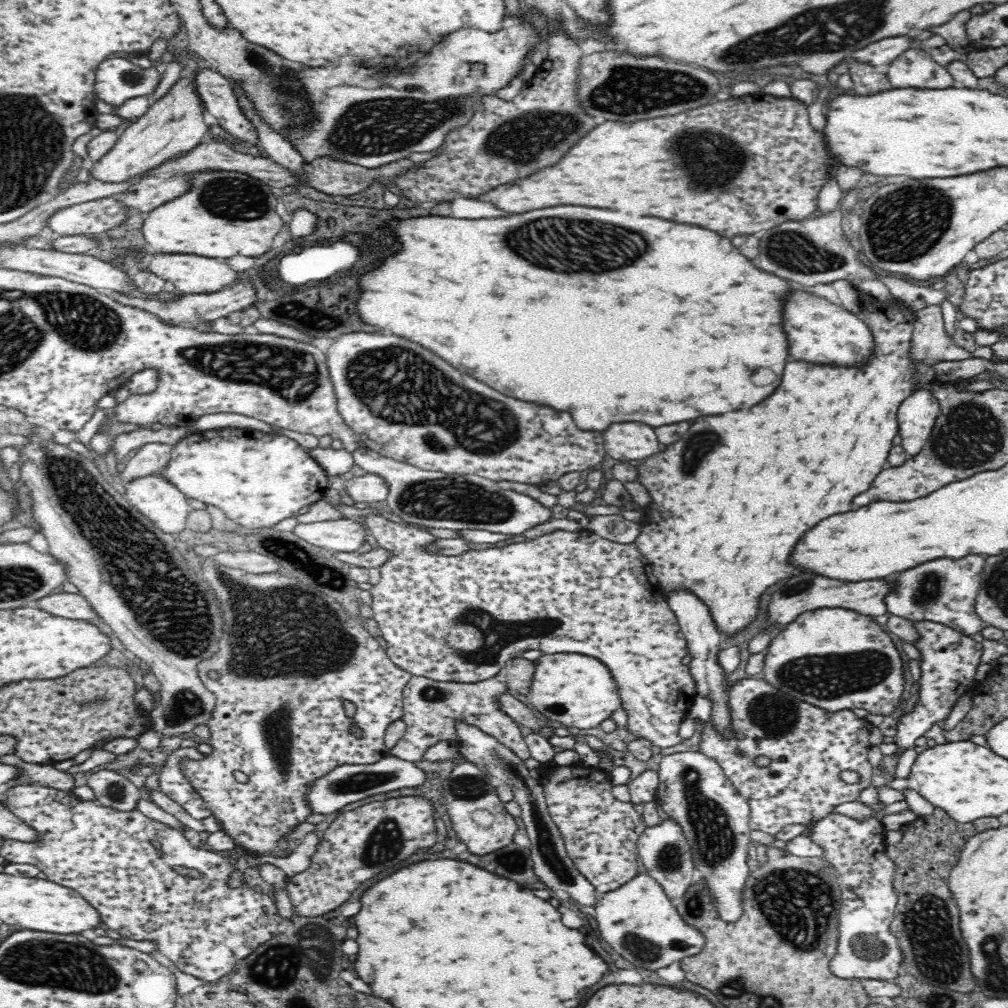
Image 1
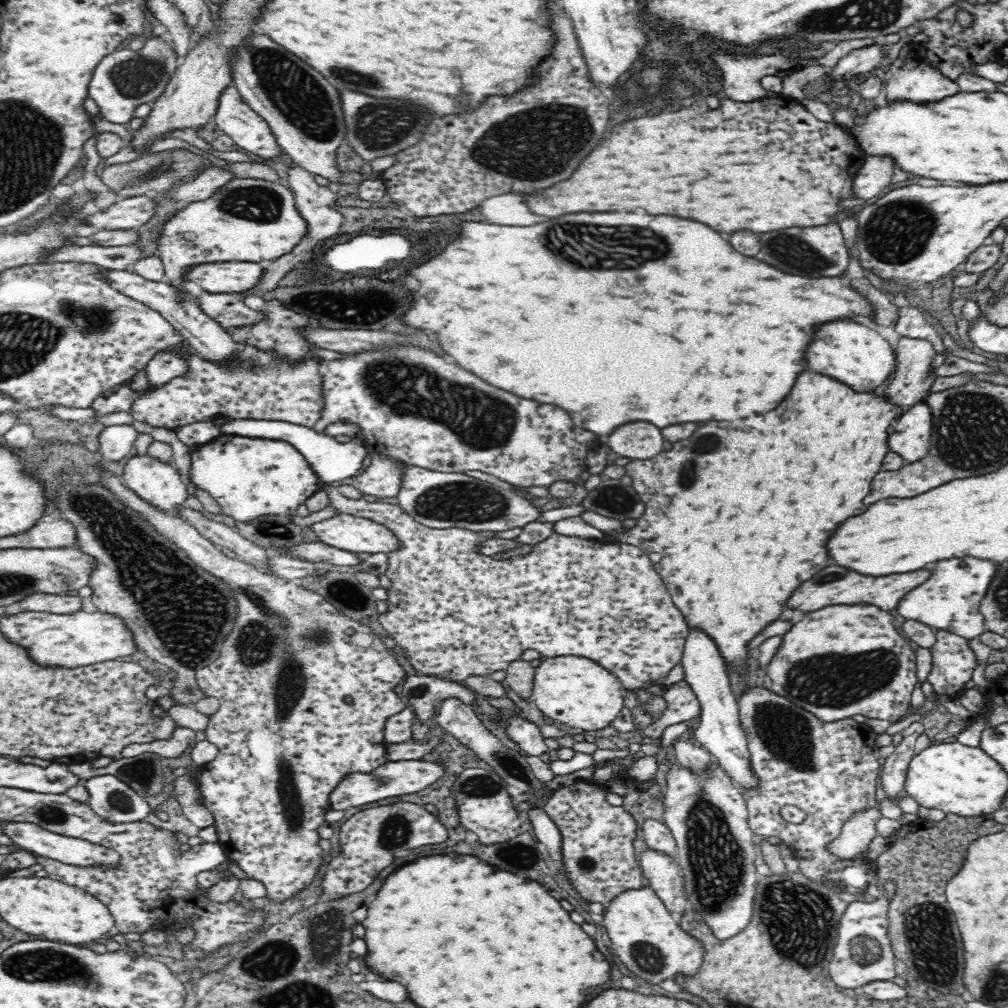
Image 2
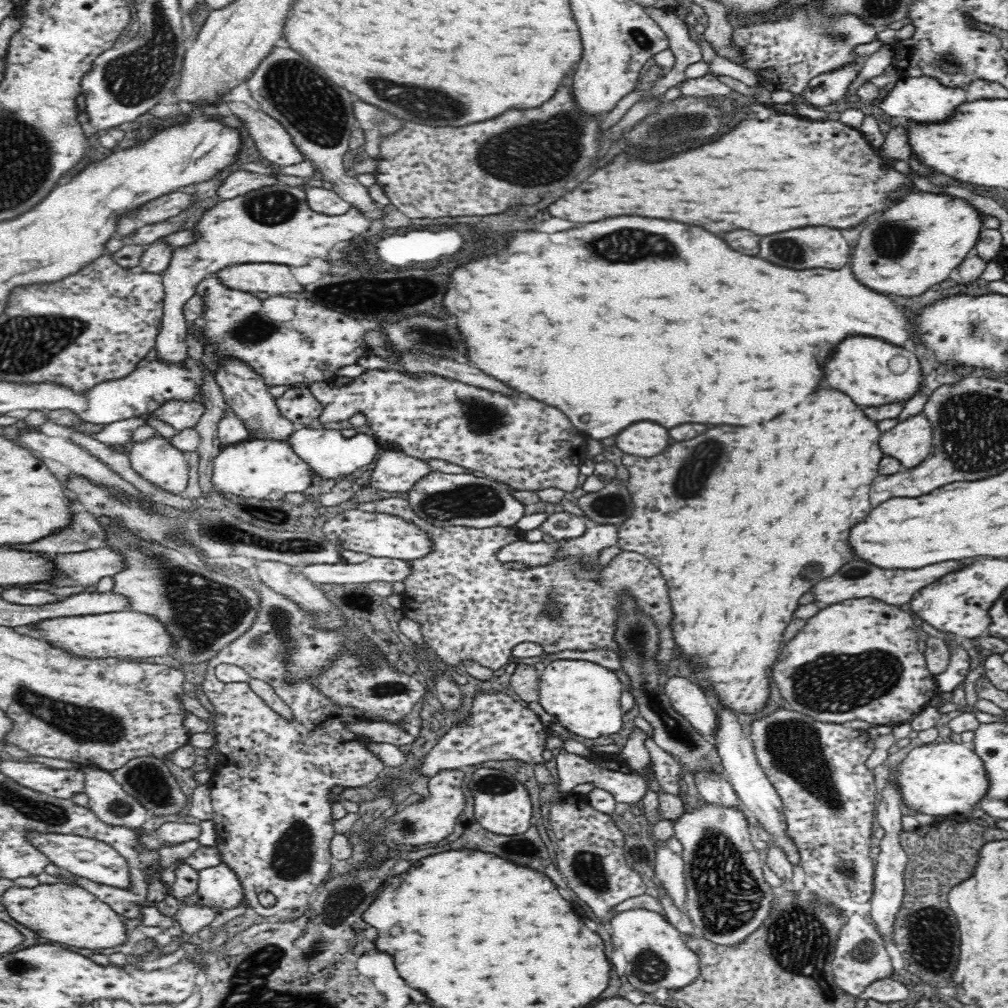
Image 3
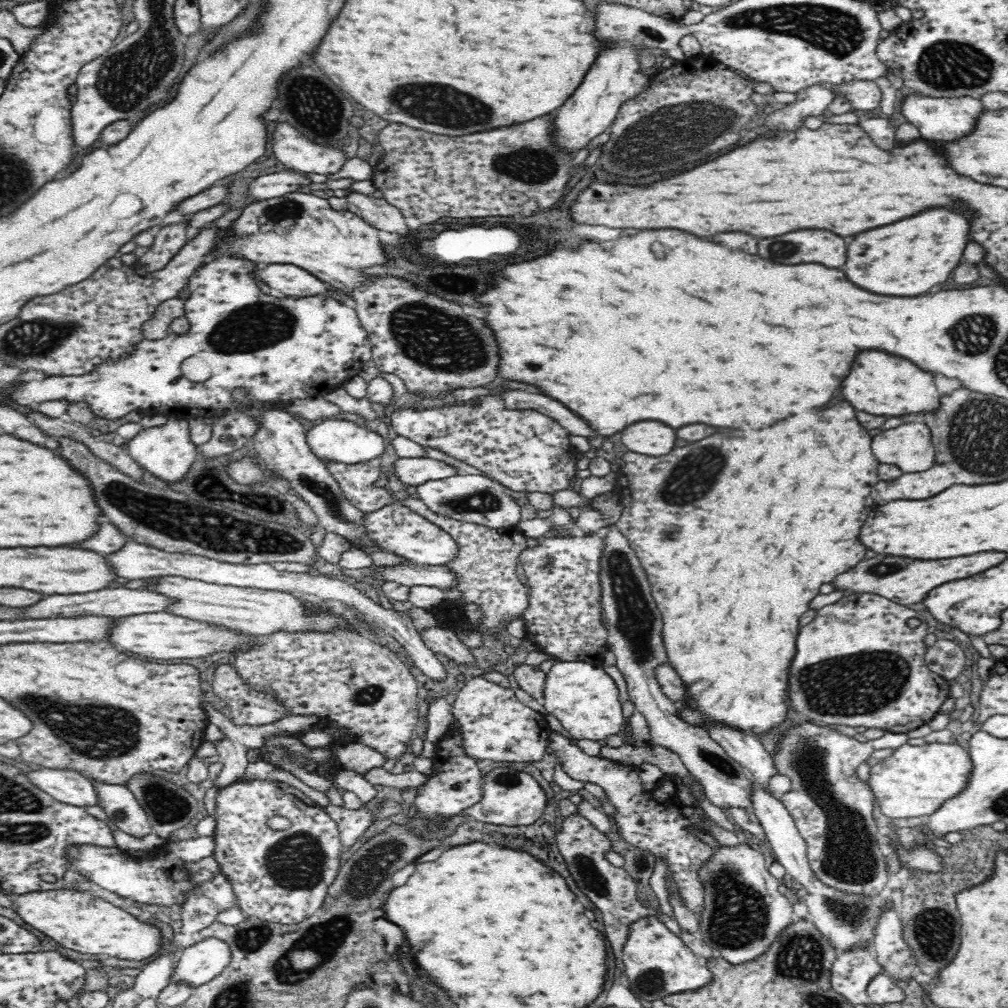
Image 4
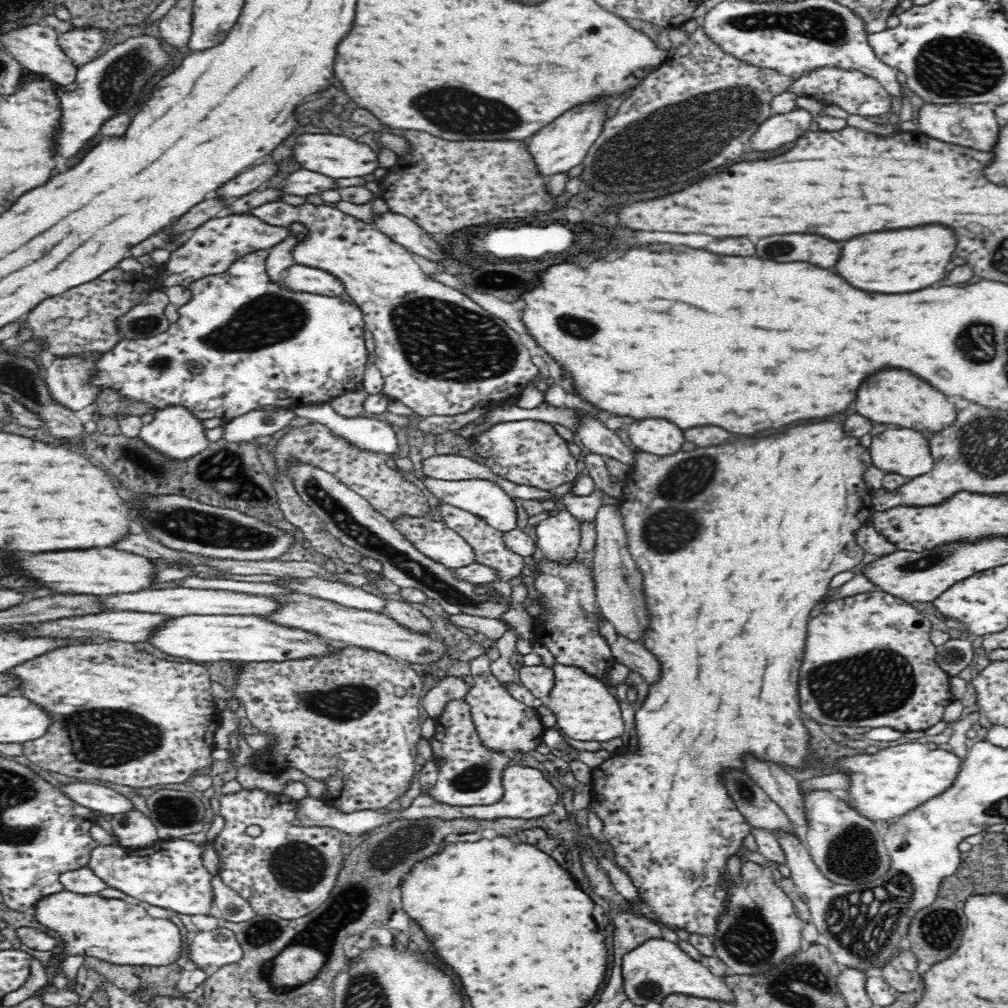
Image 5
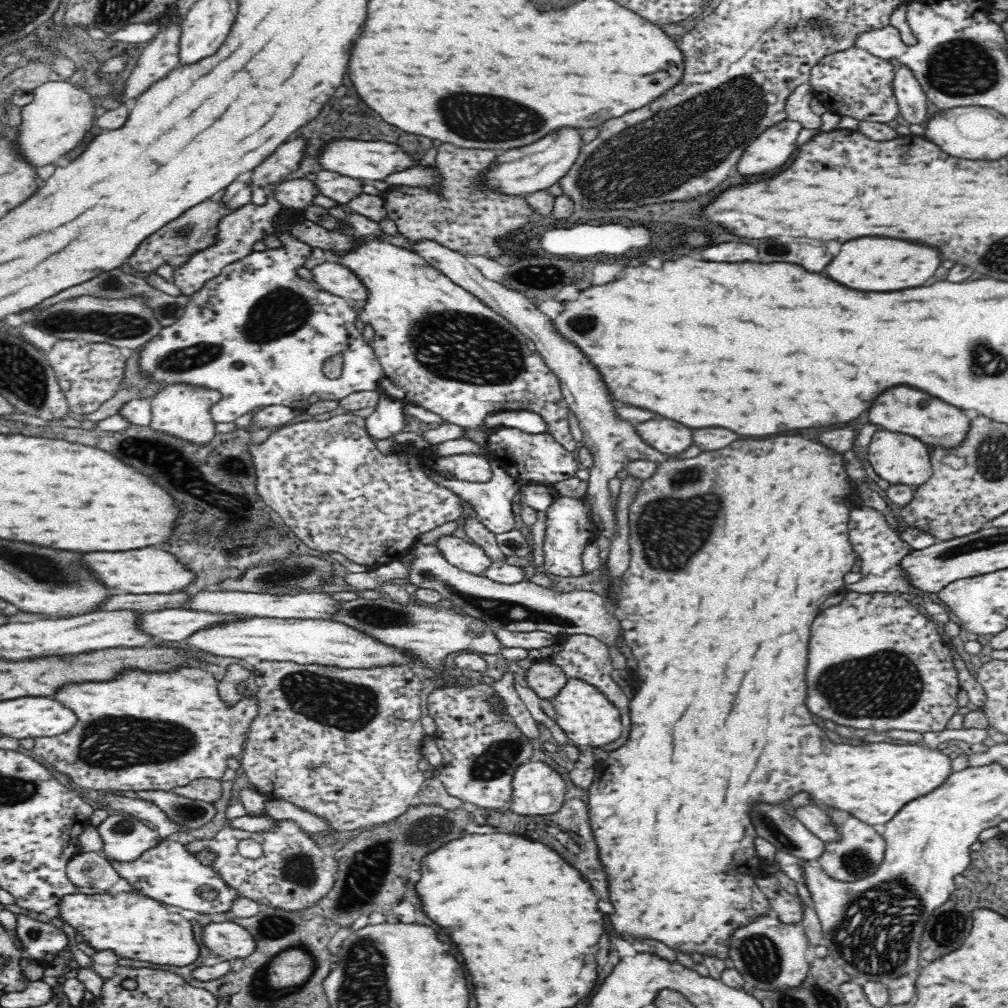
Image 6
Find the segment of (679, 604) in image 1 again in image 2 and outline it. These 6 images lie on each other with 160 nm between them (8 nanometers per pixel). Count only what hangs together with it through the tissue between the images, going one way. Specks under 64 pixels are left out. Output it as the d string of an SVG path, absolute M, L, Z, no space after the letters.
M689 628L681 663L684 666L684 680L696 693L701 706L701 719L694 732L695 743L706 749L742 790L757 786L749 762L746 733L740 722L737 700L730 689L728 664L718 645L703 630Z

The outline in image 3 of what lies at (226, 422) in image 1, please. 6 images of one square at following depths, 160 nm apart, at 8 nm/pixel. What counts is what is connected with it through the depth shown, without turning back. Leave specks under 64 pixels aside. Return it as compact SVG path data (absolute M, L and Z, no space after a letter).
M307 426L299 430L292 430L286 442L304 462L309 464L313 474L318 473L318 477L322 479L345 477L352 474L358 468L374 462L376 454L382 448L380 442L365 430L359 431L351 438L345 438L338 430L328 430L321 426L316 429L310 429Z

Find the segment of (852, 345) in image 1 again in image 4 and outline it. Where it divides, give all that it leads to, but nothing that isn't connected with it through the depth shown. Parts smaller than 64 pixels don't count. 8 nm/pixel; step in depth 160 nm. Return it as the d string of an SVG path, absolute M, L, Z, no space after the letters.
M866 350L856 354L848 378L844 378L840 392L852 402L856 410L866 410L868 414L880 417L898 417L919 412L930 413L940 407L940 396L932 381L932 373L920 370L906 358L884 354L882 350Z

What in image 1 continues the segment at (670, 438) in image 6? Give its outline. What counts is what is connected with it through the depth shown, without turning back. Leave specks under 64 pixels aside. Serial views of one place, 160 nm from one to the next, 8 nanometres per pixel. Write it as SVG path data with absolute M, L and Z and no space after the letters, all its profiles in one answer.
M640 422L612 424L604 432L603 440L607 454L624 462L648 458L658 452L658 440L654 428Z

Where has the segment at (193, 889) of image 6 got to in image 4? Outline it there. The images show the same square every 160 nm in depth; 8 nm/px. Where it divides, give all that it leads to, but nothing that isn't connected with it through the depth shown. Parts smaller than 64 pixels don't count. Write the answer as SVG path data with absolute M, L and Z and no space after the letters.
M213 836L192 838L189 840L170 839L160 850L157 857L138 859L114 848L96 844L70 844L64 850L68 868L86 877L100 888L116 893L127 902L144 902L144 904L160 904L176 910L184 900L185 893L195 888L192 874L188 873L186 860L196 862L215 851Z

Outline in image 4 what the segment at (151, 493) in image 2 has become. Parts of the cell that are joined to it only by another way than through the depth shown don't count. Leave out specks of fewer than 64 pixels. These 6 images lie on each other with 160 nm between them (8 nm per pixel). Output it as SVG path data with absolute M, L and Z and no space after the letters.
M168 417L168 422L164 426L143 428L140 434L128 442L126 452L141 466L144 472L167 483L179 483L185 479L190 467L198 458L198 447L190 441L188 426L188 421L184 419Z

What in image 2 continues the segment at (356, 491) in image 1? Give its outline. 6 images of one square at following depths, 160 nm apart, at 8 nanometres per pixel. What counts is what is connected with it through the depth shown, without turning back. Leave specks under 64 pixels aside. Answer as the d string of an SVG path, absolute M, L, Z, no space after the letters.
M375 452L371 458L371 464L360 475L354 475L349 482L363 495L392 498L400 490L402 464L402 461Z

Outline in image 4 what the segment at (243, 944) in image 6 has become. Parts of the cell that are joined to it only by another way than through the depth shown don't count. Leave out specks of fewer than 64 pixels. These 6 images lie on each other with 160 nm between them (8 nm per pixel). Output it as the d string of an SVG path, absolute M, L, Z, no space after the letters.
M218 938L197 939L182 955L170 972L170 982L188 985L194 990L216 978L230 962L230 949Z

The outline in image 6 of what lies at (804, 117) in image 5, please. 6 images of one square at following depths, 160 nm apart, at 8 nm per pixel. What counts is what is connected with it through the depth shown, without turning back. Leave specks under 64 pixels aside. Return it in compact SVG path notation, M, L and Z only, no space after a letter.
M788 118L767 128L748 146L738 162L738 172L742 176L762 176L774 174L782 168L796 150L796 138L803 126L797 120Z

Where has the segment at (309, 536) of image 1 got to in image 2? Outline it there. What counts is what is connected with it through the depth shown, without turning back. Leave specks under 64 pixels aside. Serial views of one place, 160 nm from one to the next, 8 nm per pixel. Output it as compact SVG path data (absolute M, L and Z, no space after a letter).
M338 513L332 518L314 523L310 530L318 537L318 541L329 544L330 546L347 550L350 552L368 552L371 555L378 552L393 552L397 550L396 542L398 539L384 525L372 520L355 517L346 513Z

